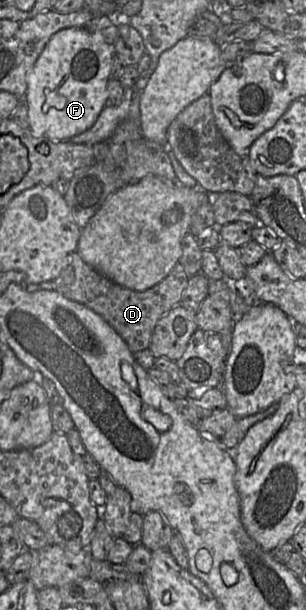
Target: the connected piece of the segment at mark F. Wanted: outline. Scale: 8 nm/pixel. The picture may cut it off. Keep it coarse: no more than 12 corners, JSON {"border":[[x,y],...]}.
{"border":[[55,33],[27,75],[33,137],[62,142],[106,106],[100,33]]}

